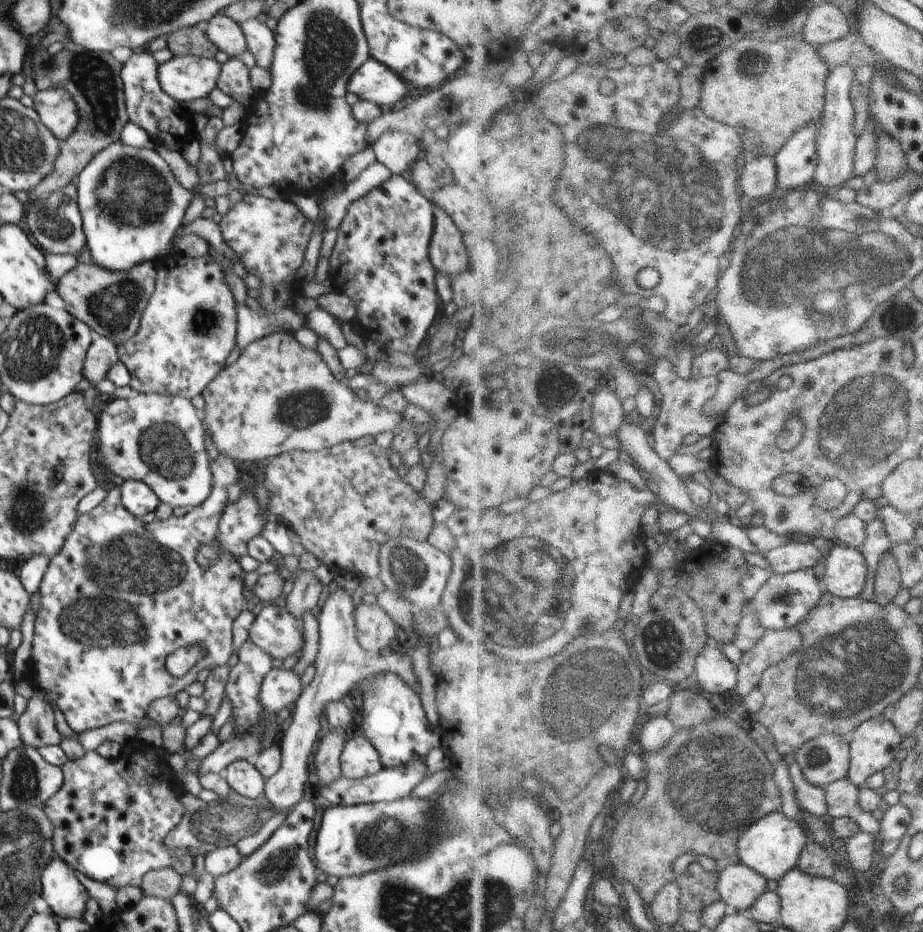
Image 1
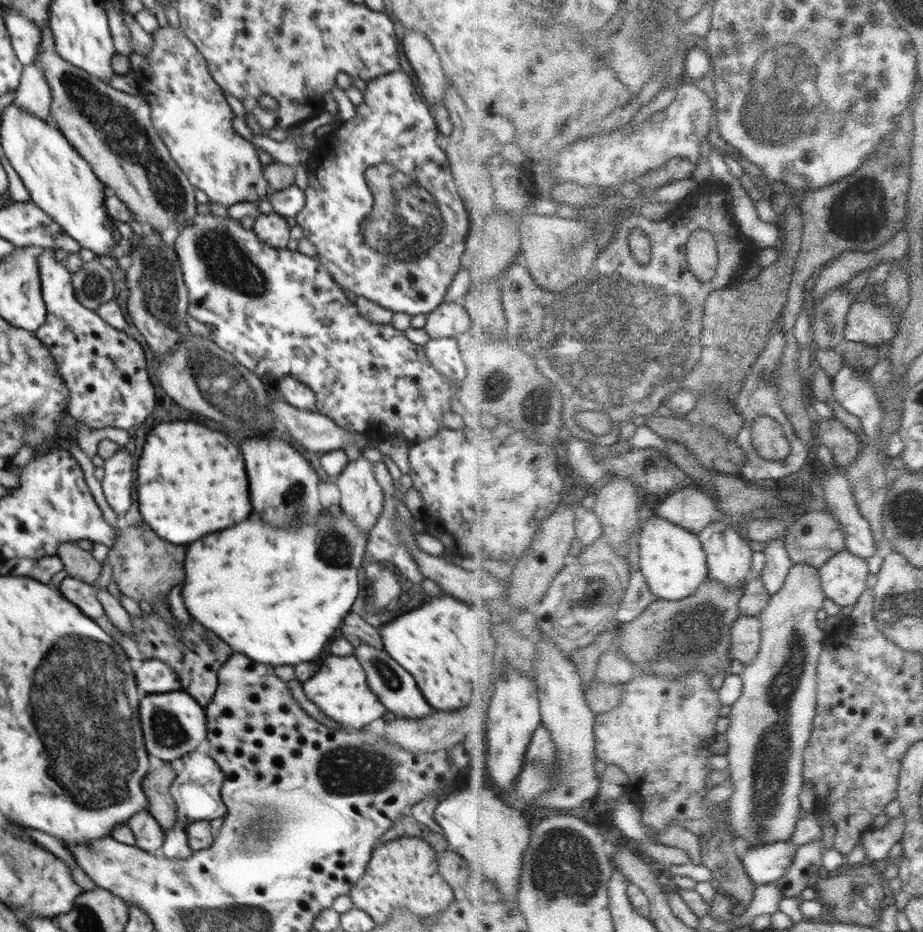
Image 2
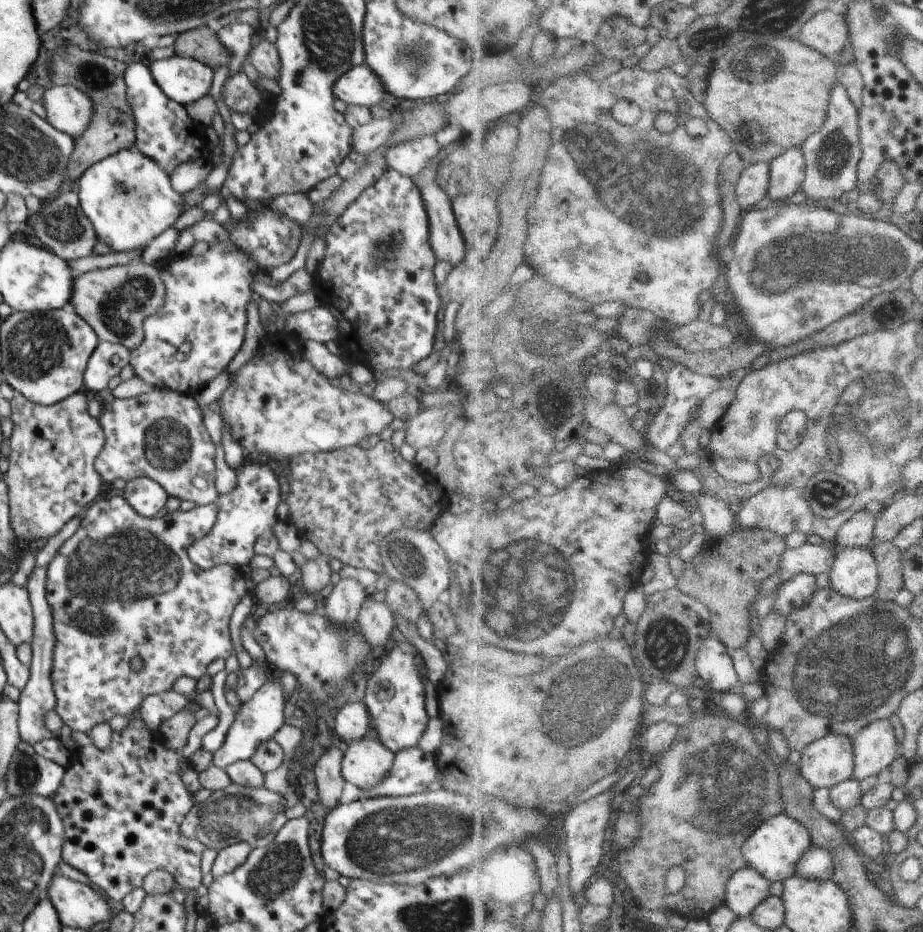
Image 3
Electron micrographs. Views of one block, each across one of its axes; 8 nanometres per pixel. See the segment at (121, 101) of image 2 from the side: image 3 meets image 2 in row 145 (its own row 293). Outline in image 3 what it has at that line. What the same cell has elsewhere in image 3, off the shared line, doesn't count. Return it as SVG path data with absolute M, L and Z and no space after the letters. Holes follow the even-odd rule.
M140 263L114 265L86 272L74 279L69 302L96 332L100 341L118 343L136 350L144 342L144 320L156 314L166 300L166 288L160 278L159 266Z

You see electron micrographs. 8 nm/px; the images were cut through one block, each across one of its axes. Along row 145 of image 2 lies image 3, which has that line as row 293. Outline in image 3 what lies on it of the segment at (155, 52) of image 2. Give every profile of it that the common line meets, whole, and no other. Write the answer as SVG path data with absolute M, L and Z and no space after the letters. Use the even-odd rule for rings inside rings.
M228 239L218 244L209 245L206 254L202 254L202 256L169 256L159 263L158 266L160 278L162 278L166 288L166 300L164 300L164 306L162 306L156 314L152 314L152 316L148 316L148 318L144 320L144 342L142 342L136 350L130 351L129 365L134 368L134 376L138 376L140 380L144 380L146 384L150 384L150 386L156 389L168 389L195 396L211 380L214 380L216 376L224 372L227 364L236 356L236 353L240 350L242 344L244 344L246 323L248 322L246 308L248 308L248 304L250 304L250 300L253 299L253 295L255 294L252 288L252 282L256 280L256 274L259 272L258 264L256 264L248 254L244 254L240 248L236 248L236 246L232 244L232 240Z

